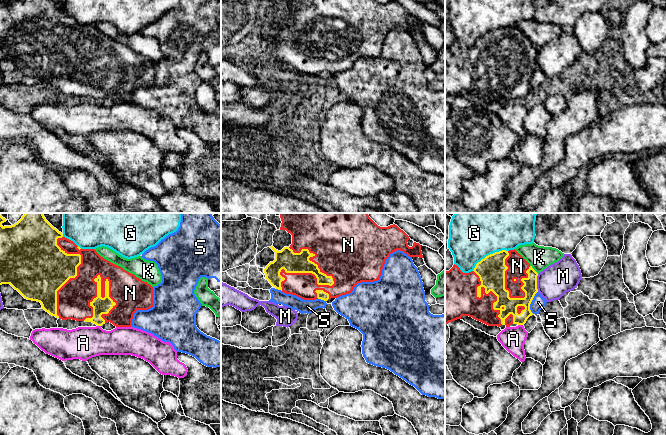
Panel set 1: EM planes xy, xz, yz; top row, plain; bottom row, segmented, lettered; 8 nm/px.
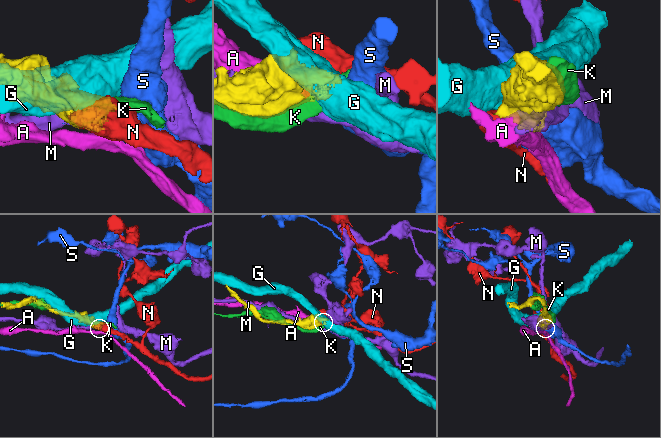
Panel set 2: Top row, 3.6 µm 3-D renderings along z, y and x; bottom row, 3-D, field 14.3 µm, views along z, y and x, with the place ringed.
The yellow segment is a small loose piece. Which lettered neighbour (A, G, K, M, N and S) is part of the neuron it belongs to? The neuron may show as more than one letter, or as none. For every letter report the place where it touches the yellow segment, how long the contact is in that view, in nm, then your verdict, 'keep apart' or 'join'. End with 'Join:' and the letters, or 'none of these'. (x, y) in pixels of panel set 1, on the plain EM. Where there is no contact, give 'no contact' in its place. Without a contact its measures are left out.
A: meets yellow in yz at (520, 100); contact 40 nm long; keep apart
G: meets yellow in yz at (488, 31); contact 340 nm long; keep apart
K: meets yellow in yz at (533, 45); contact 100 nm long; keep apart
M: meets yellow in yz at (536, 59); contact 140 nm long; keep apart
N: meets yellow in xz at (300, 48); contact 480 nm long; join
S: meets yellow in yz at (531, 77); contact 190 nm long; keep apart
Join: N

